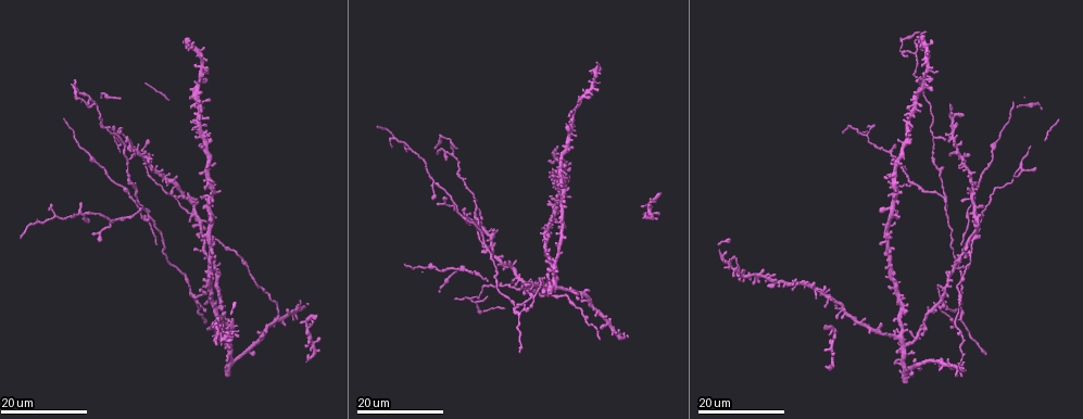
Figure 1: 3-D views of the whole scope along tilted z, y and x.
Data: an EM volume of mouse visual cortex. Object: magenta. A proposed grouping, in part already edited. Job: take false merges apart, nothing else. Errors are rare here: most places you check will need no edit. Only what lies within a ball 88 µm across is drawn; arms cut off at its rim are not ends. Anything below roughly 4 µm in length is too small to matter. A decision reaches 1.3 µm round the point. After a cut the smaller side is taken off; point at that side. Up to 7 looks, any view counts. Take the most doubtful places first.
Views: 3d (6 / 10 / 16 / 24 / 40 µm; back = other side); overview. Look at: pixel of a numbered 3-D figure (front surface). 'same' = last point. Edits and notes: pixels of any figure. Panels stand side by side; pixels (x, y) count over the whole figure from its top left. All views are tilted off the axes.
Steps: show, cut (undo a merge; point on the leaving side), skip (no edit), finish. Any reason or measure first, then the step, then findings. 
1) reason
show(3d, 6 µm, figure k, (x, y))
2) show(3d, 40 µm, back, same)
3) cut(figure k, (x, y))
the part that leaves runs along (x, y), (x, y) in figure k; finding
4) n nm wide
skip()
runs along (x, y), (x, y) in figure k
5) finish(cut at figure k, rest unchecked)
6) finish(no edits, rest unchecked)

thin arm on a thick one
show(3d, 24 µm, figure 1, (972, 240))

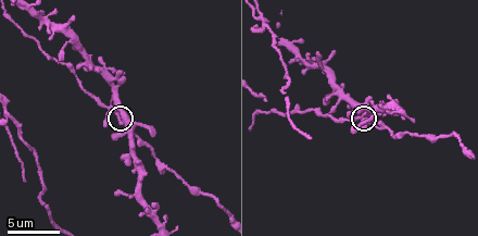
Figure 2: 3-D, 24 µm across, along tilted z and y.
closer look
show(3d, 10 µm, same)

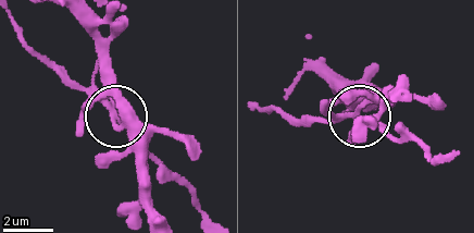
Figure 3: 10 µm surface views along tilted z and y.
200 nm wide
skip()
one neuron here

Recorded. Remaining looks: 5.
two arms in line, one across
show(3d, 16 µm, figure 1, (1021, 166))

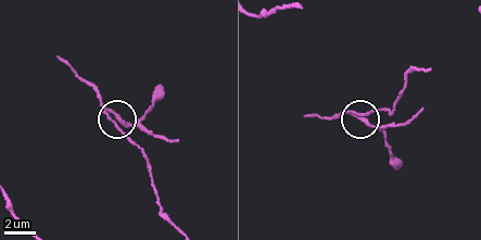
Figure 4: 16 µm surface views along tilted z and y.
show(3d, 10 µm, figure 4, (364, 122))

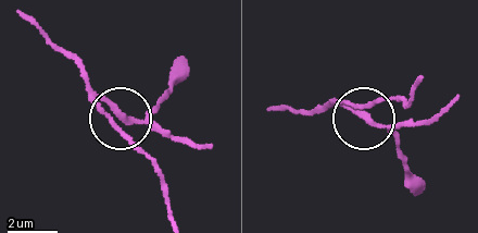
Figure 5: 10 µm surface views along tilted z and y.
3 arms
skip()
runs along (173, 220), (161, 175), (122, 137), (115, 112), (78, 68) in figure 5; one neuron here

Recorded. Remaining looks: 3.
two arms in line, one across
show(3d, 24 µm, figure 1, (942, 197))

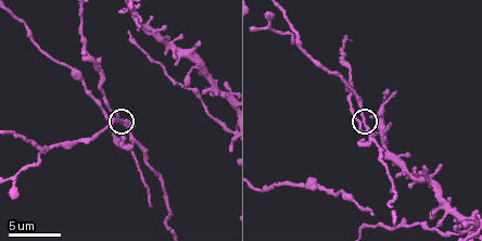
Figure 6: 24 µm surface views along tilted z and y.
show(3d, 6 µm, figure 6, (364, 121))

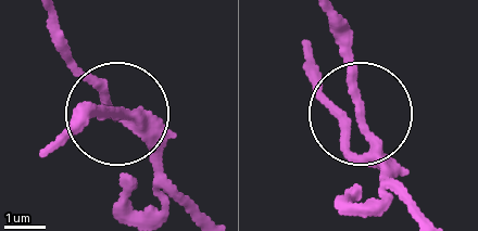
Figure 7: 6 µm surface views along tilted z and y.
220 nm wide
skip()
runs along (416, 213), (357, 99), (348, 22) in figure 7; one neuron here

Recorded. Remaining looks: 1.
finish(no edits, rest unchecked)

